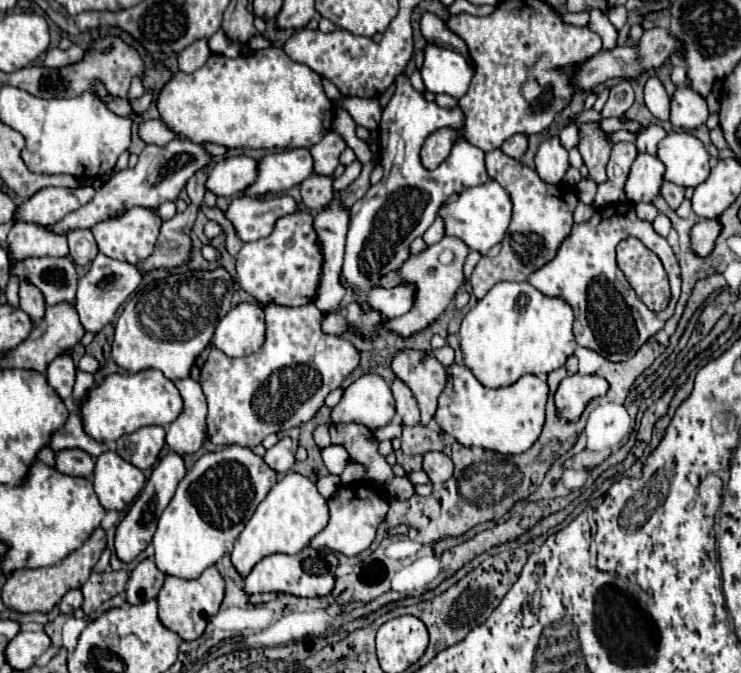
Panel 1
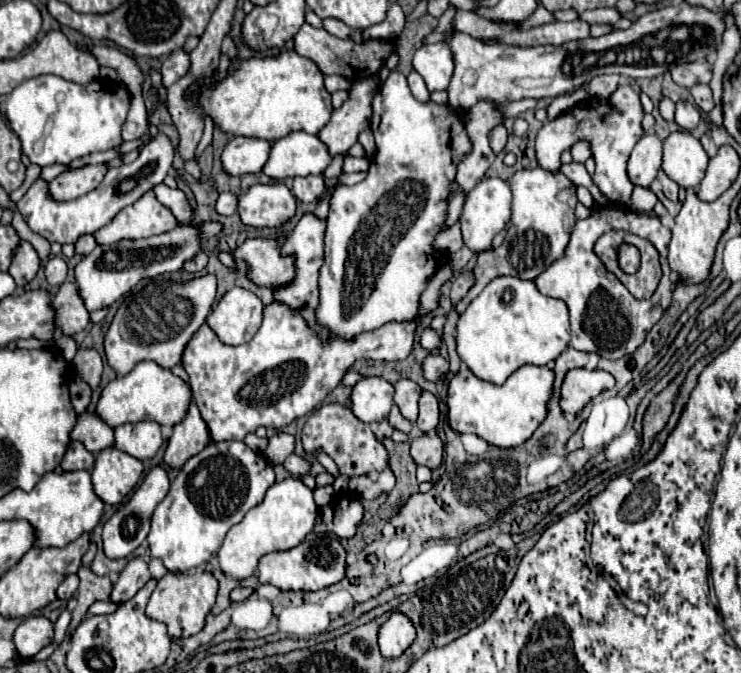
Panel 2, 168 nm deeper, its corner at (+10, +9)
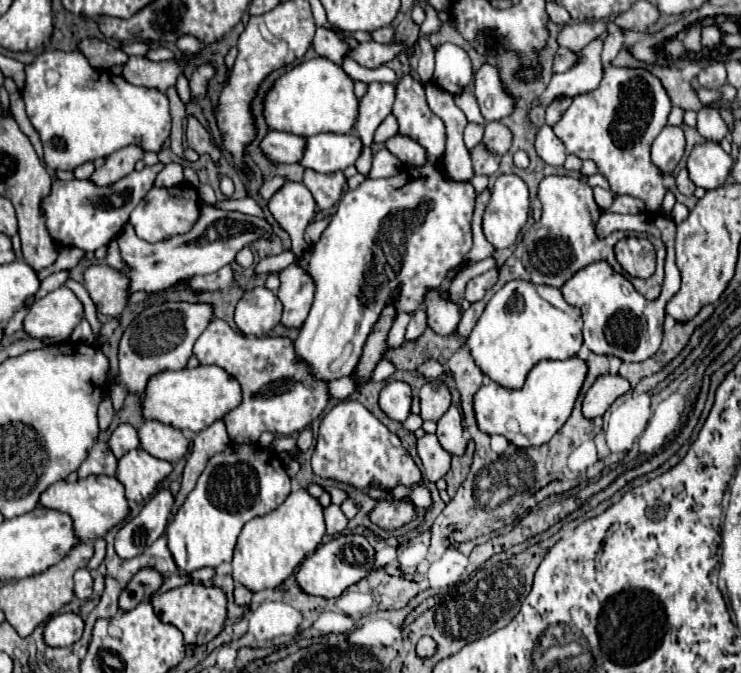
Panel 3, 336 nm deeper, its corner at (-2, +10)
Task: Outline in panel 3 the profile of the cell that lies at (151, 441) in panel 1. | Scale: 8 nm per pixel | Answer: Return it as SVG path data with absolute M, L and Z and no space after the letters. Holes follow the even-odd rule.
M148 420L138 428L138 438L140 438L140 446L150 456L172 464L178 462L188 450L188 440L178 428L154 420Z

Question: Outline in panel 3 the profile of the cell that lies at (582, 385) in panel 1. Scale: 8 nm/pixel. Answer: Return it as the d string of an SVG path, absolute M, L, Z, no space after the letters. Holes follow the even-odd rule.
M620 374L610 376L598 376L596 382L590 386L590 390L586 392L584 400L582 400L582 414L586 418L596 418L602 416L606 412L606 408L622 394L626 394L630 390L630 384L626 378L622 378Z

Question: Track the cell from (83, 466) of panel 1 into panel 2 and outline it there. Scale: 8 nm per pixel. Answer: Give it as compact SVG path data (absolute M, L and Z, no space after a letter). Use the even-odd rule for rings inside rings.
M72 441L60 467L64 471L80 471L80 469L92 471L94 469L94 455L88 449L84 449L84 445L80 445L80 441Z

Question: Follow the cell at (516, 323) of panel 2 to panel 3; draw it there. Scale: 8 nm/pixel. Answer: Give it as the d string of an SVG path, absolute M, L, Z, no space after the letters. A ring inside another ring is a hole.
M510 280L486 304L466 346L476 366L504 388L522 388L526 374L542 360L568 360L582 346L580 308L570 306L558 288Z

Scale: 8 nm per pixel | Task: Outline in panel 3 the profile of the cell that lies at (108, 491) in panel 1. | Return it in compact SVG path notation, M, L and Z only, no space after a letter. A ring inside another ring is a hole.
M134 448L118 460L116 478L122 482L128 500L144 502L154 492L158 482L166 478L170 472L170 462L158 460L142 448Z

